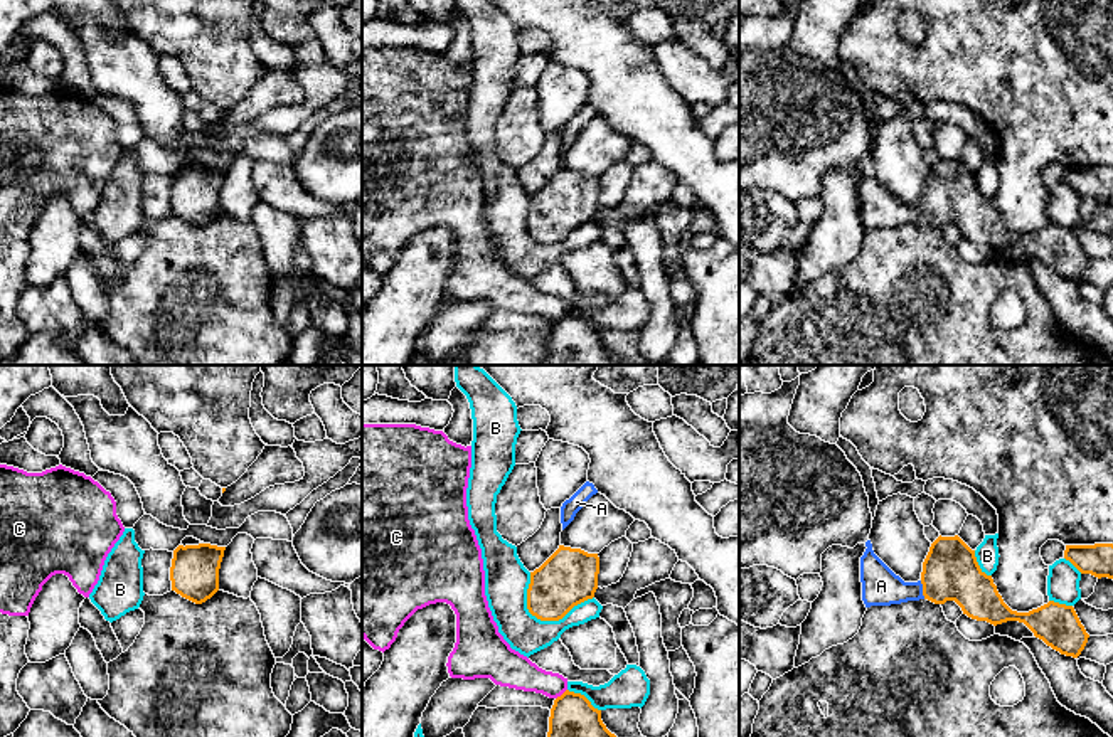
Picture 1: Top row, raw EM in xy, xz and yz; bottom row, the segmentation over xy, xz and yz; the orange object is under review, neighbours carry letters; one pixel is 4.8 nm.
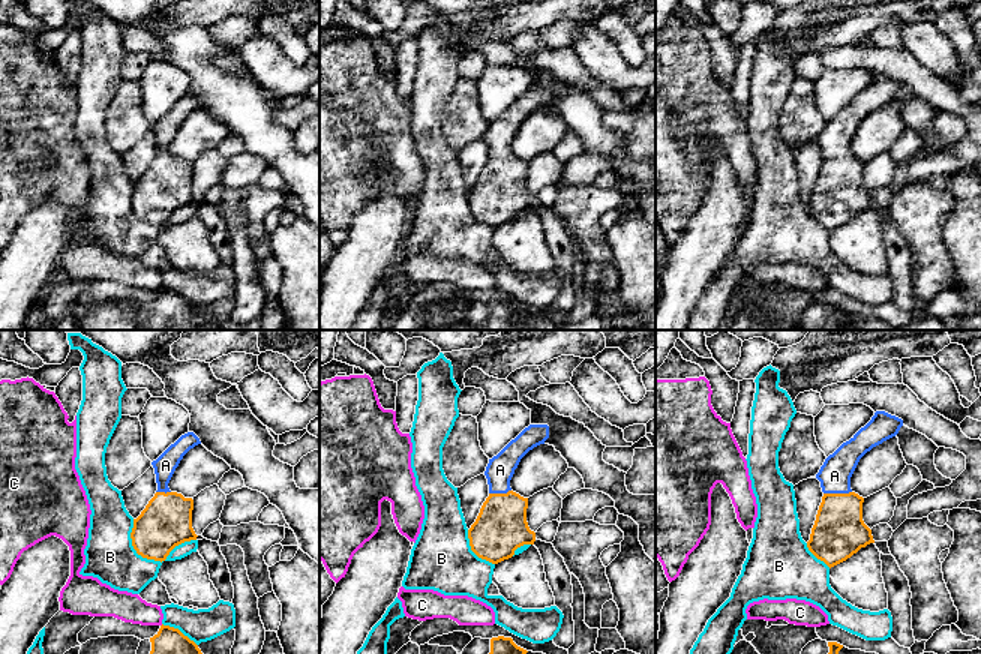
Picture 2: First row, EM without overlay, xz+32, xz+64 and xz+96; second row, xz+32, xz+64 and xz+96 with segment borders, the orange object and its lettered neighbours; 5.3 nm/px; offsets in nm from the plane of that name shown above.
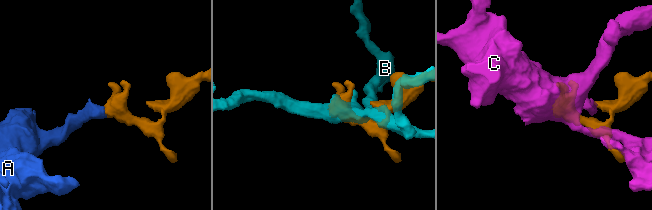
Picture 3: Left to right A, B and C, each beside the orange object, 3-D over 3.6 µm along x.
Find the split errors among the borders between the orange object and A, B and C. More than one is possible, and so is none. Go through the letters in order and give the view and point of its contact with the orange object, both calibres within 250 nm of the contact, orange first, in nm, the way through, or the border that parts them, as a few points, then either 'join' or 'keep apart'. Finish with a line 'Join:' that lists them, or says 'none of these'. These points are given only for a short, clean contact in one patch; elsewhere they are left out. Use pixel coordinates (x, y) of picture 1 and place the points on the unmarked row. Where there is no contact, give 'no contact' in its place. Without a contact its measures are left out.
A: contact yz (923, 212); calibres 280 and 180 nm; way yz (950, 194), (935, 209), (923, 212), (888, 212), (881, 209); join
B: contact xz (559, 241); calibres 280 and 190 nm; keep apart
C: contact xz (563, 317); calibres 300 and 160 nm; border xz (566, 312), (556, 322); keep apart
Join: A

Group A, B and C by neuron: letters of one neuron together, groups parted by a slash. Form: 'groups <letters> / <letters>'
groups A / B / C

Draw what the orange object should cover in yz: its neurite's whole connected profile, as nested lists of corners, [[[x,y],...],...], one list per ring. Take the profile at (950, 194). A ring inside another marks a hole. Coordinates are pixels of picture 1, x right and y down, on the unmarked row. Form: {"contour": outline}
{"contour": [[[958,158],[938,160],[923,185],[921,202],[904,205],[865,165],[860,180],[862,224],[865,231],[891,229],[908,224],[928,222],[935,227],[955,224],[963,237],[993,249],[1019,244],[1024,246],[1036,261],[1061,278],[1078,281],[1084,273],[1089,257],[1081,247],[1073,229],[1049,224],[1029,236],[1012,234],[1002,222],[972,173]]]}

